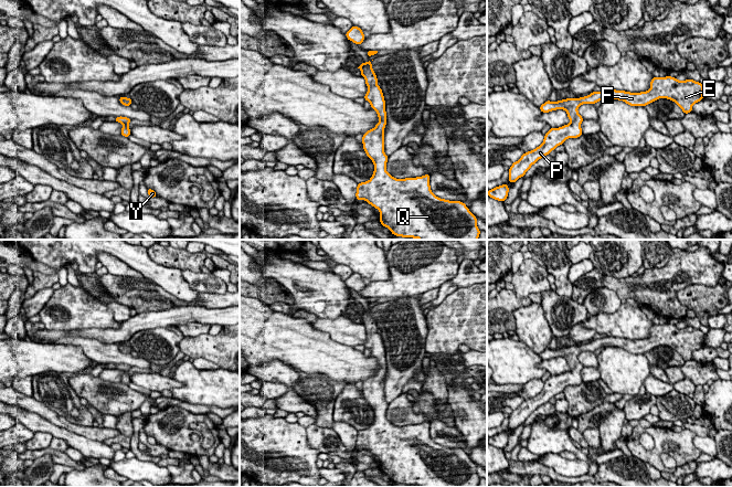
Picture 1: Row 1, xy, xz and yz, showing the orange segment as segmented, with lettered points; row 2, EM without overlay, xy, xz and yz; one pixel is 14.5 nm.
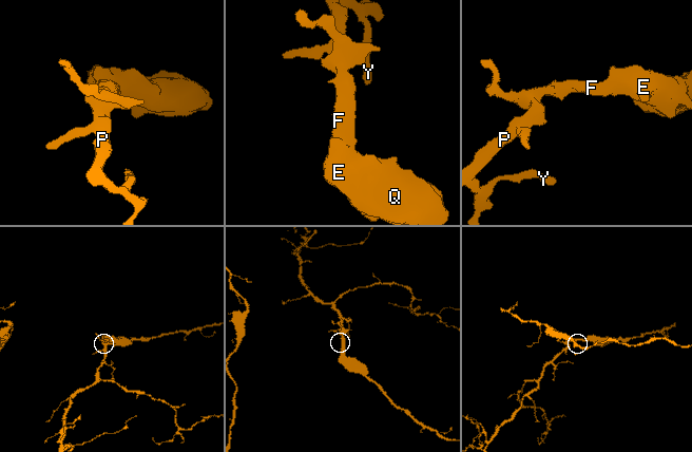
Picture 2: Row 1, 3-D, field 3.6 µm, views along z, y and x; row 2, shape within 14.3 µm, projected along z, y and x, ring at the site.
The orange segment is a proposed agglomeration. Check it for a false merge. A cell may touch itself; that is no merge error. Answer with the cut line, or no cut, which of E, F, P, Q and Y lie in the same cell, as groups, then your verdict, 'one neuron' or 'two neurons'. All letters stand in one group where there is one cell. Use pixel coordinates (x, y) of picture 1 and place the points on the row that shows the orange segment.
no cut; E F P Q Y; one neuron

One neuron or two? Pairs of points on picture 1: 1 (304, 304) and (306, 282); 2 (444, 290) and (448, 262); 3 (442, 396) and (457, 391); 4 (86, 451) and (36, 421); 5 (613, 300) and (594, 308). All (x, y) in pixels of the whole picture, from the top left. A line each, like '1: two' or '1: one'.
1: one
2: two
3: two
4: one
5: one

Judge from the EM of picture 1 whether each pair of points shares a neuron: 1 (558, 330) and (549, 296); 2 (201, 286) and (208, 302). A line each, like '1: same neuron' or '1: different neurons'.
1: same neuron
2: different neurons

